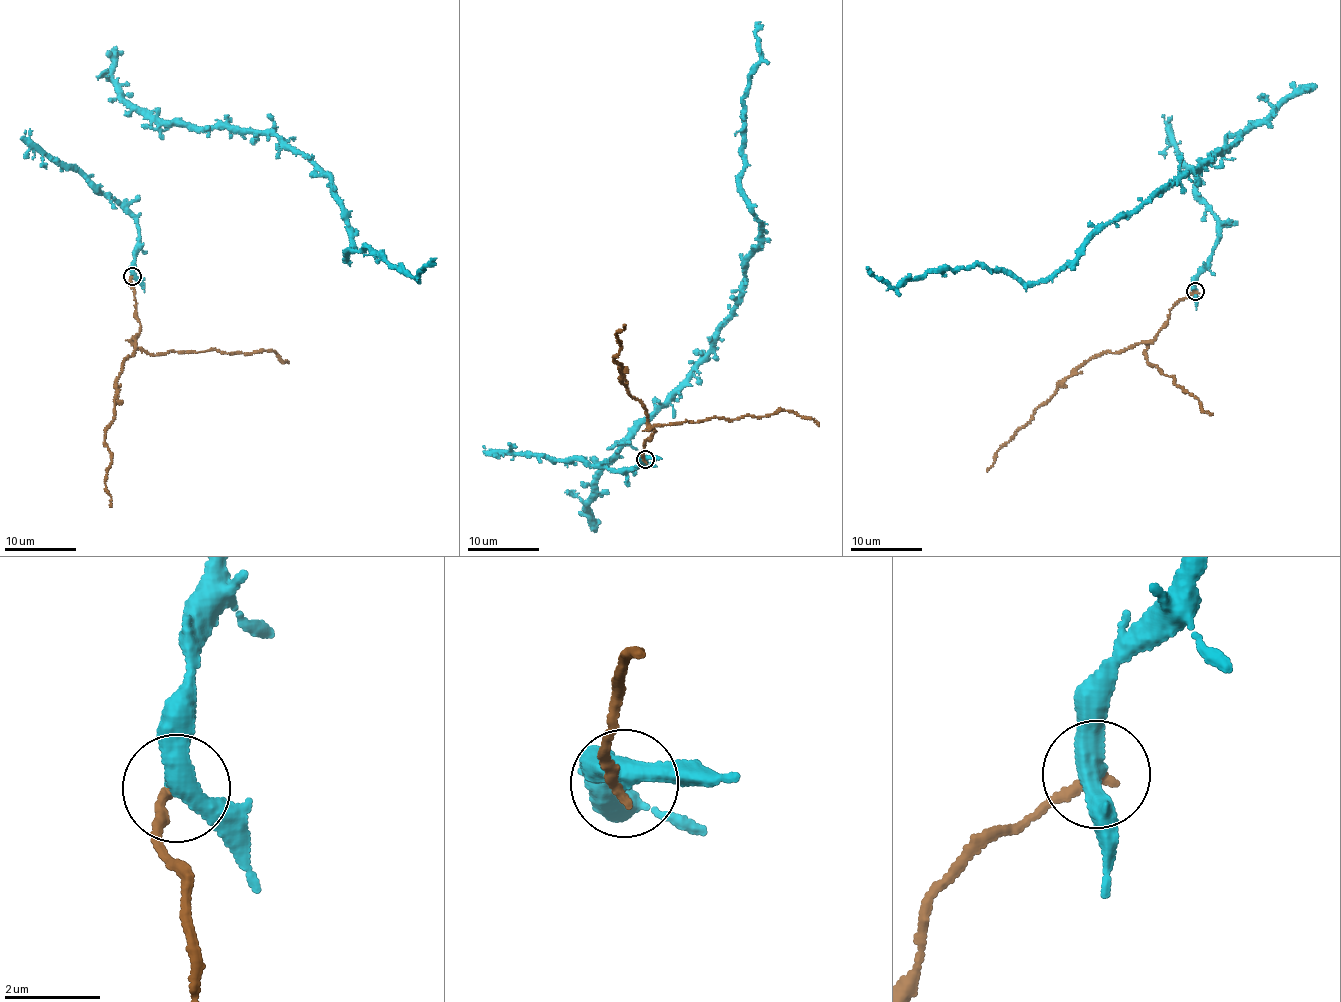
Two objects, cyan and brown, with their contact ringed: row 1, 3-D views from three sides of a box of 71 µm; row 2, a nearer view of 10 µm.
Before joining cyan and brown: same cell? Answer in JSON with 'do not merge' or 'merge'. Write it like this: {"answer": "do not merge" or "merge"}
{"answer": "do not merge"}

